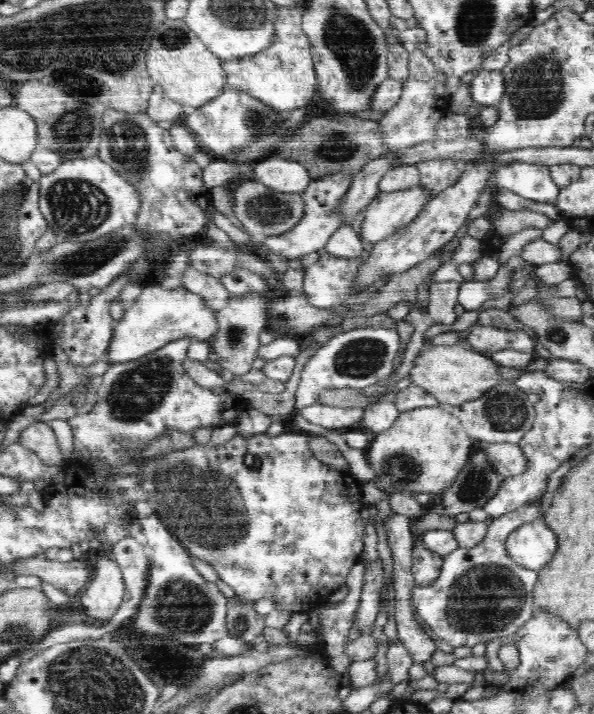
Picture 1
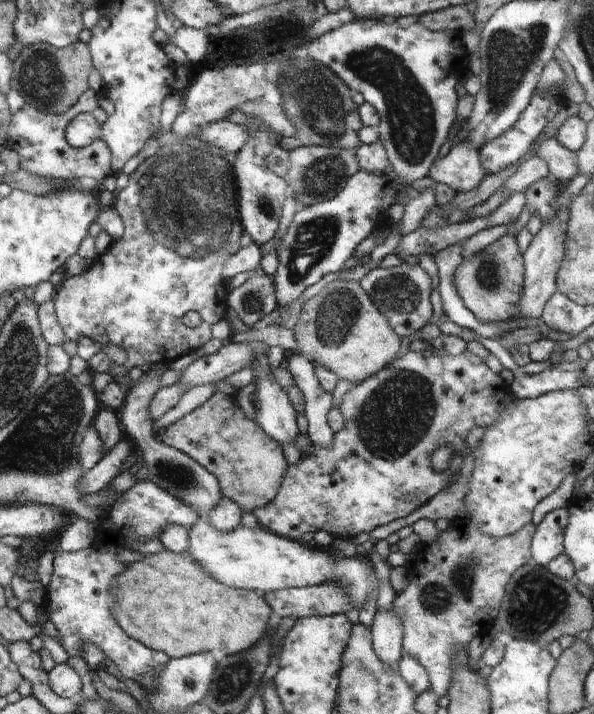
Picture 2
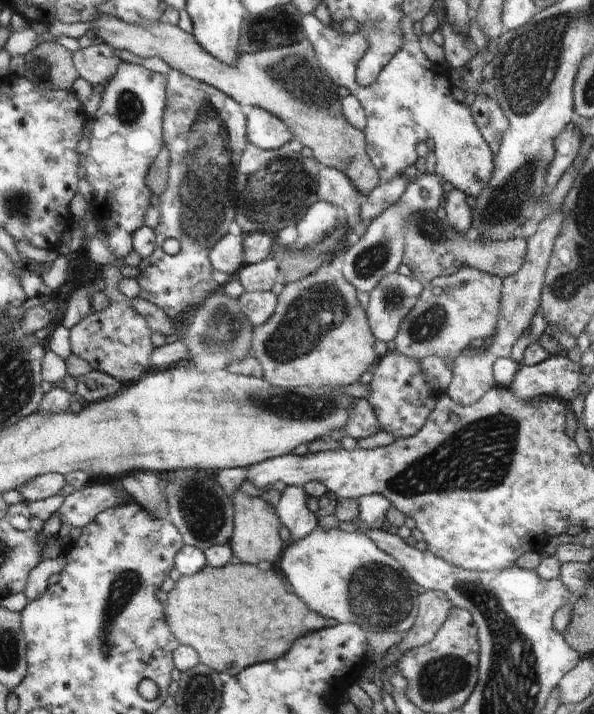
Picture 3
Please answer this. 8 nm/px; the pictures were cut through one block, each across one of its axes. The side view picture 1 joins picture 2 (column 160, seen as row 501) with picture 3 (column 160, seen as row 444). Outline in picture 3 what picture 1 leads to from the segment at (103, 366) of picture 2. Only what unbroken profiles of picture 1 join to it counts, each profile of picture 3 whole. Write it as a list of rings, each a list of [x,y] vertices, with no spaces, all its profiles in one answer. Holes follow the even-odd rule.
[[[179,70],[168,71],[166,85],[166,106],[163,114],[163,144],[169,151],[166,186],[159,194],[160,224],[155,232],[155,249],[150,256],[143,258],[135,276],[140,292],[137,295],[158,308],[171,318],[173,323],[194,310],[210,295],[216,293],[220,285],[212,279],[215,268],[209,259],[211,248],[228,234],[230,224],[235,221],[234,208],[234,168],[242,151],[249,143],[247,139],[247,118],[240,103],[209,84],[194,80]],[[167,238],[176,238],[180,242],[180,251],[176,255],[168,255],[162,249]]]

